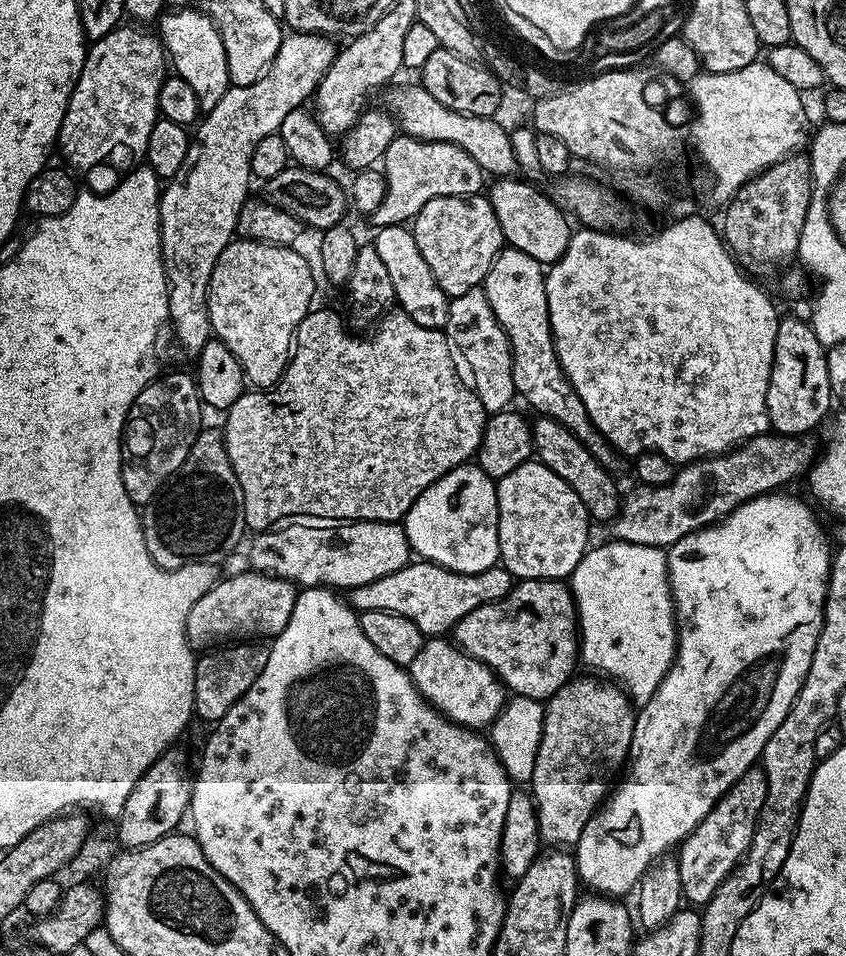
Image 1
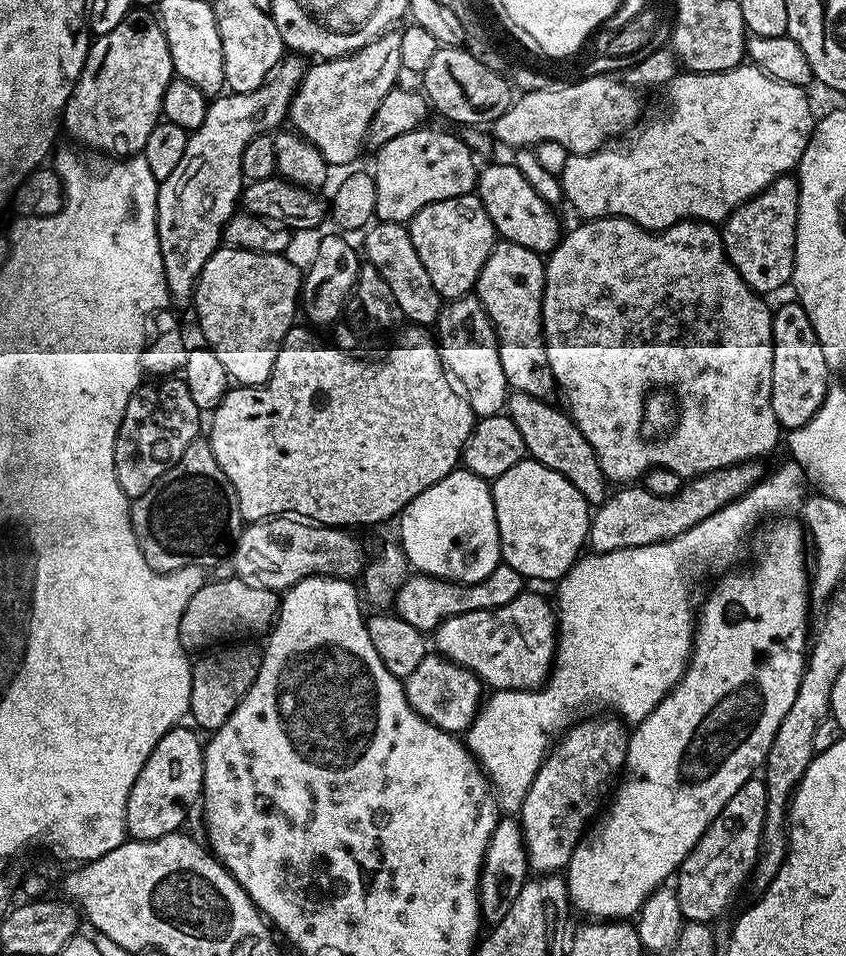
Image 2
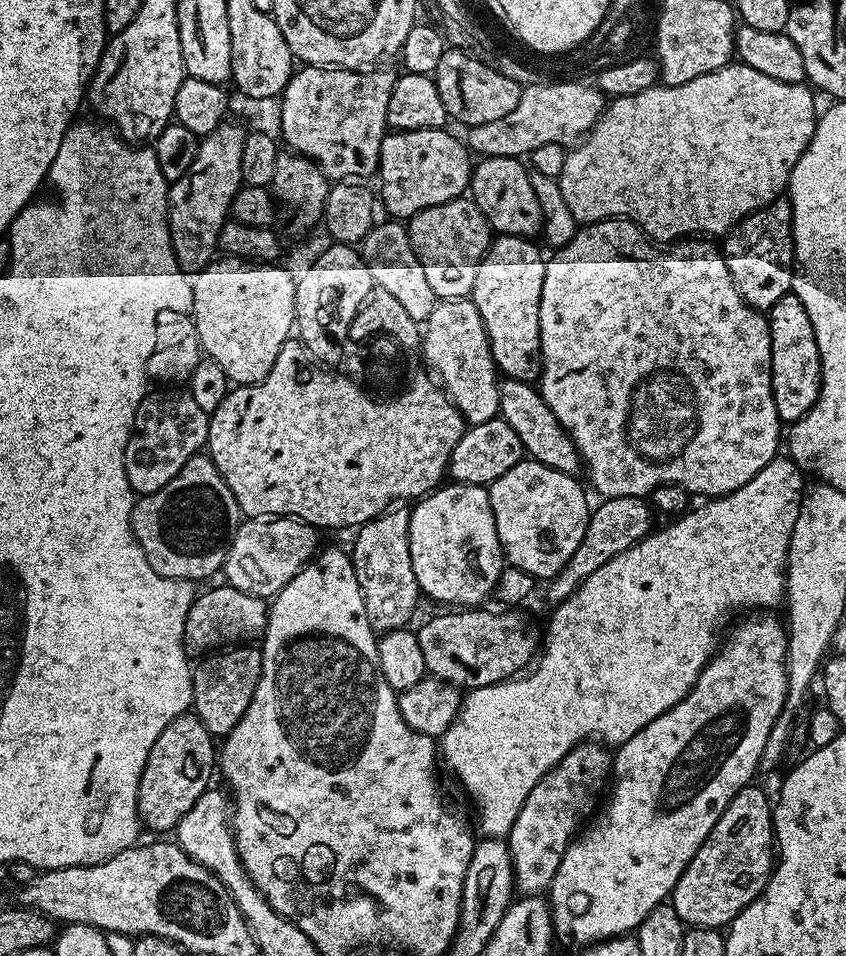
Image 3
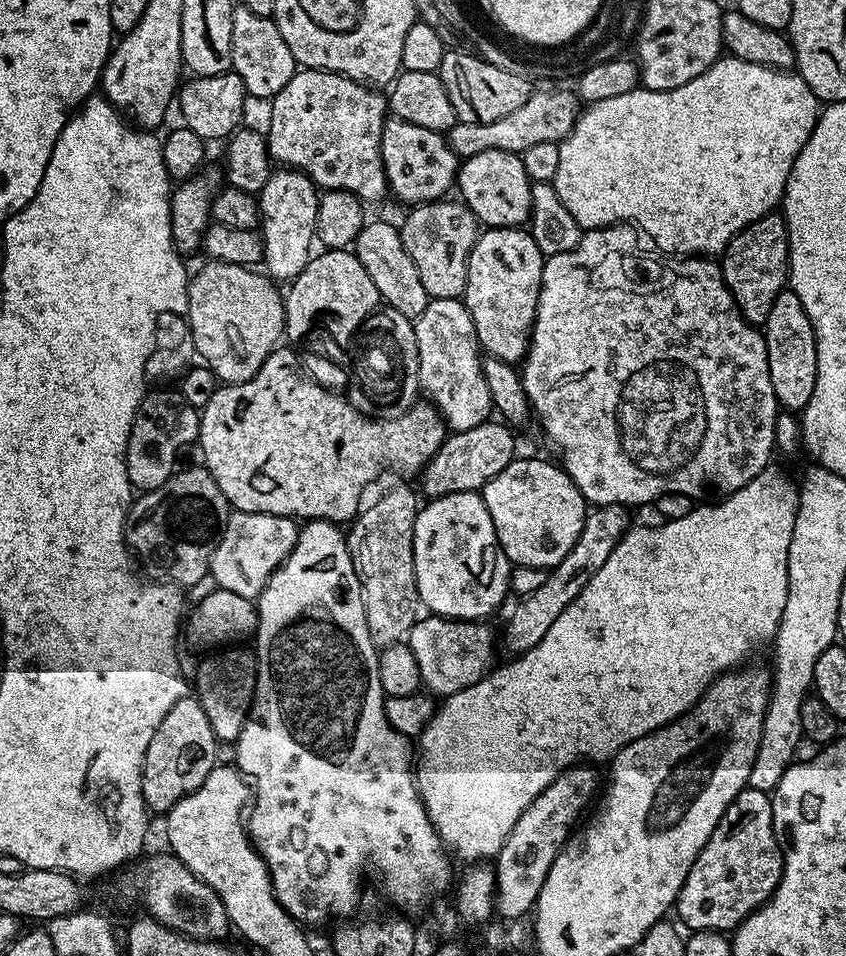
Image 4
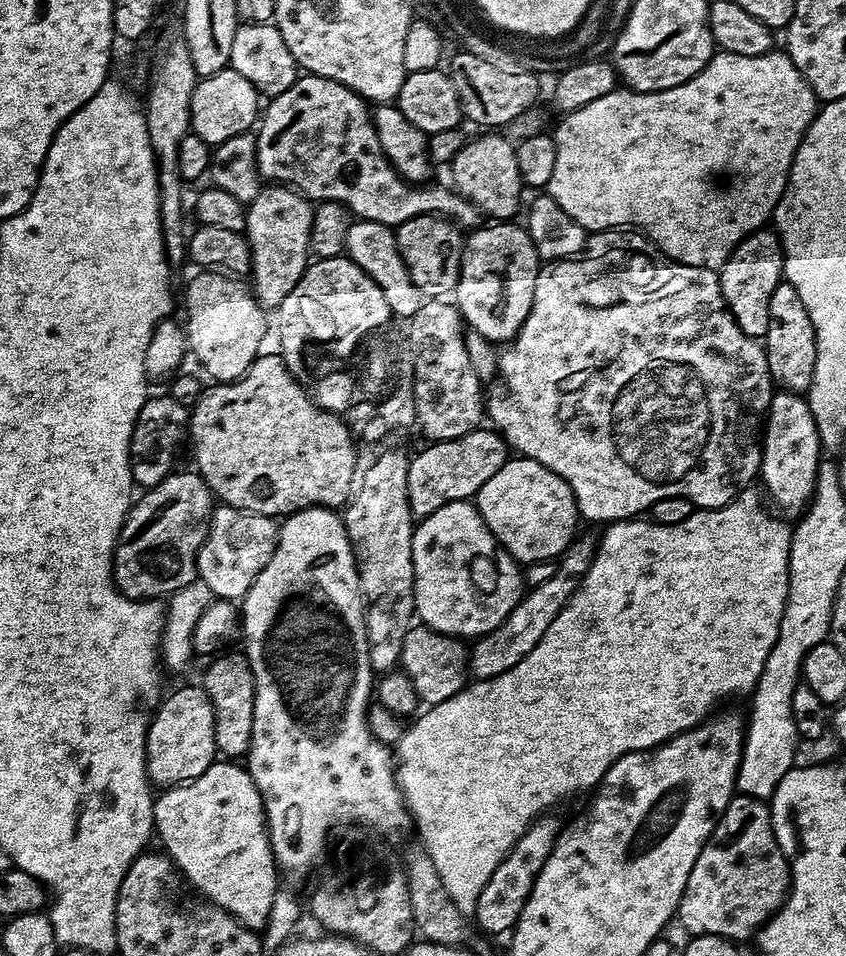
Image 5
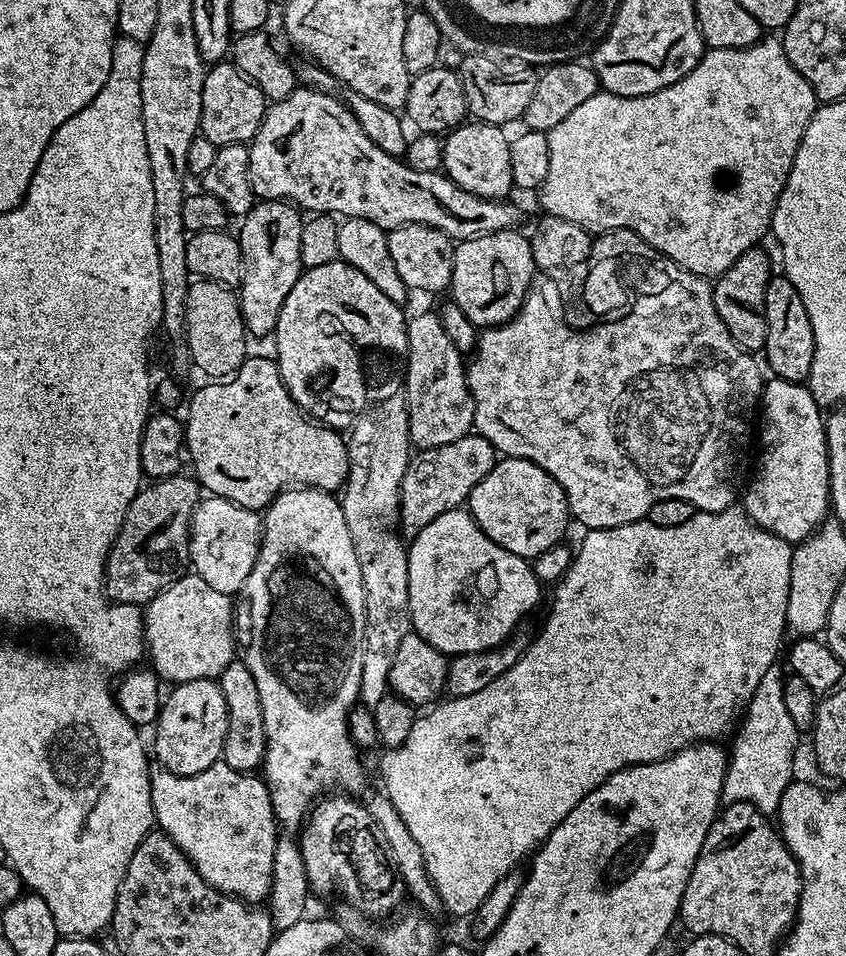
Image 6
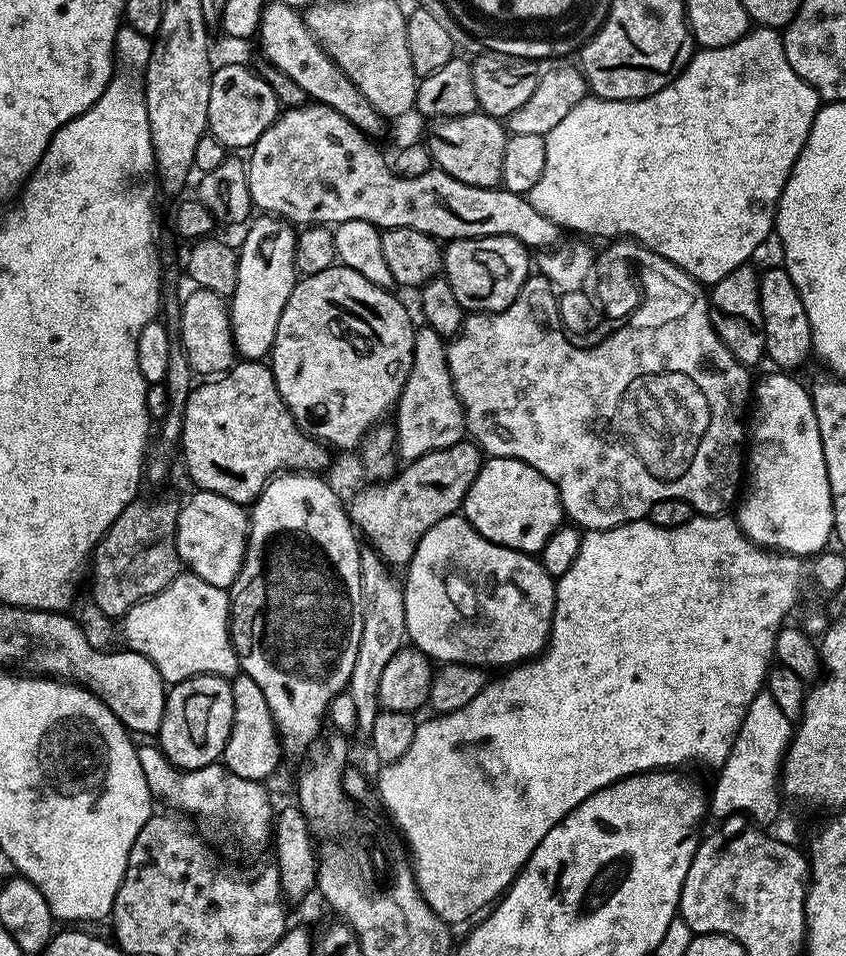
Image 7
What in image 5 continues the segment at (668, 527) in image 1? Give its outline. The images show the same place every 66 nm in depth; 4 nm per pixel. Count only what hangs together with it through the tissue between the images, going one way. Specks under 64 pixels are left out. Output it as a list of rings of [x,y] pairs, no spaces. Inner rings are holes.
[[[582,536],[573,539],[568,546],[568,551],[559,557],[556,573],[552,578],[547,579],[542,585],[529,587],[521,596],[518,606],[510,610],[502,626],[479,637],[473,643],[476,645],[471,645],[468,671],[476,680],[489,680],[498,674],[506,674],[506,670],[518,666],[518,662],[522,662],[522,658],[526,658],[526,654],[530,654],[530,650],[534,650],[538,642],[542,642],[542,634],[546,634],[550,622],[554,622],[554,618],[558,618],[561,610],[568,605],[568,599],[579,586],[580,579],[584,577],[586,570],[590,570],[592,560],[596,556],[597,537]]]

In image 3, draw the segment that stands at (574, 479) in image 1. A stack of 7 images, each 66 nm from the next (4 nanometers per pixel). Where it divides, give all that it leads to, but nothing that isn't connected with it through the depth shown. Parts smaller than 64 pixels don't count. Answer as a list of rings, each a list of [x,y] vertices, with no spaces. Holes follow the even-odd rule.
[[[501,379],[498,386],[499,419],[505,420],[518,434],[518,442],[522,442],[525,453],[539,464],[550,466],[559,472],[576,474],[581,471],[580,452],[574,442],[568,437],[568,432],[554,418],[554,412],[546,406],[539,387],[527,380]]]

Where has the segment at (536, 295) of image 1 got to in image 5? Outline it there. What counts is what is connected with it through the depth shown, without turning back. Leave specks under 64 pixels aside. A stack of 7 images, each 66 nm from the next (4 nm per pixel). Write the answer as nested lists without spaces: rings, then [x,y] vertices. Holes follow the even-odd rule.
[[[492,222],[489,225],[489,228],[477,227],[465,239],[460,281],[456,284],[454,303],[460,309],[460,316],[468,328],[478,330],[478,334],[492,341],[493,345],[504,346],[515,340],[530,314],[534,302],[534,286],[542,261],[536,253],[527,227],[520,225],[519,228],[516,222]]]

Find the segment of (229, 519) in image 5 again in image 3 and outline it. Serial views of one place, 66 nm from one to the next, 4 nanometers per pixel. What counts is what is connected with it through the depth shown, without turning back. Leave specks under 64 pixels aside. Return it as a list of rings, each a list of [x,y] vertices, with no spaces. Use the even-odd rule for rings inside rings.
[[[291,516],[245,519],[226,545],[223,569],[227,583],[251,596],[275,596],[317,555],[316,536],[311,524]]]

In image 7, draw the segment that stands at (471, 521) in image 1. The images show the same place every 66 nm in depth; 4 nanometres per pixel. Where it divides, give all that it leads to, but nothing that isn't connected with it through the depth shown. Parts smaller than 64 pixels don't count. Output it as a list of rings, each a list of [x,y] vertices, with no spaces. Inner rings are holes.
[[[453,514],[442,518],[442,522],[430,526],[430,530],[426,530],[422,542],[418,542],[418,550],[414,550],[414,558],[406,565],[407,572],[408,577],[403,577],[402,580],[407,639],[410,641],[411,647],[423,652],[429,661],[440,664],[470,664],[474,668],[485,670],[491,670],[491,668],[507,670],[515,665],[523,664],[525,660],[539,656],[543,652],[545,644],[548,643],[548,635],[552,629],[552,615],[556,605],[556,580],[545,570],[535,555],[519,552],[482,538],[482,534],[478,534],[478,530],[474,530],[474,526],[470,526],[470,522],[464,519],[463,515]]]

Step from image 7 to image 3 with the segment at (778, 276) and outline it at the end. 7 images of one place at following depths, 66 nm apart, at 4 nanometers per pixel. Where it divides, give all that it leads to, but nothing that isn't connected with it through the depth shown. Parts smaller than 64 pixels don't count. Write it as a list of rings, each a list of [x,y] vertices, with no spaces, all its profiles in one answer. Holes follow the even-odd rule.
[[[794,295],[783,296],[774,302],[774,306],[767,309],[768,329],[772,339],[772,393],[774,406],[778,410],[781,421],[795,422],[805,416],[814,406],[820,393],[820,355],[818,342],[814,338],[814,326],[810,322],[810,314],[806,314],[806,306],[798,302]]]

